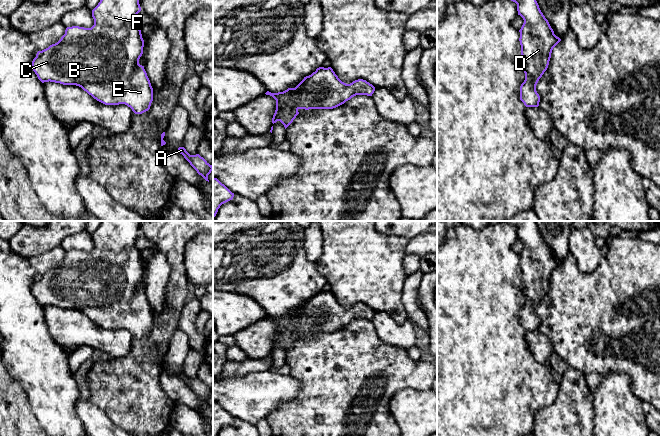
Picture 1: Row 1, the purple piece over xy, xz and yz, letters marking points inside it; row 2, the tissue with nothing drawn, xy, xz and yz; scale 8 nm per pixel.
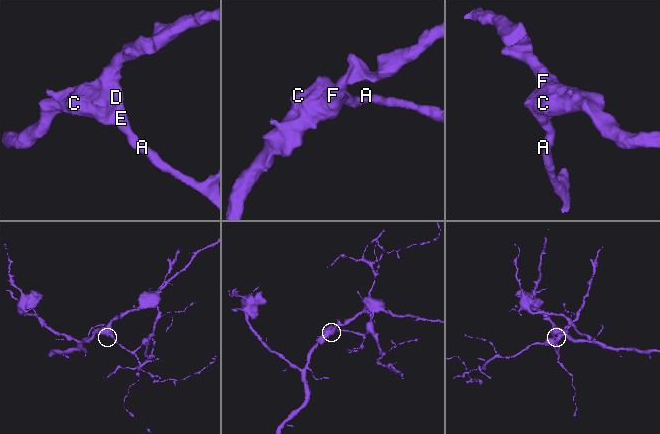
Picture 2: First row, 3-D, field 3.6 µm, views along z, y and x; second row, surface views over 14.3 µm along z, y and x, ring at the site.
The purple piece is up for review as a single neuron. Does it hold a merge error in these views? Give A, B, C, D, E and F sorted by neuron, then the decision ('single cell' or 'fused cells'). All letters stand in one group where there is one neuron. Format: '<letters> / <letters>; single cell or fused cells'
A B C D E F; single cell

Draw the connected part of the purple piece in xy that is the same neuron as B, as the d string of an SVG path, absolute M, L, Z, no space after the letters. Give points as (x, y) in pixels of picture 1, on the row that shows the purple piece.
M100 0L92 10L94 25L91 28L67 27L65 34L57 43L37 52L32 61L33 71L42 83L50 81L79 86L105 105L125 104L135 114L148 111L153 101L153 88L144 66L139 64L139 59L143 54L144 40L135 17L140 11L139 0Z

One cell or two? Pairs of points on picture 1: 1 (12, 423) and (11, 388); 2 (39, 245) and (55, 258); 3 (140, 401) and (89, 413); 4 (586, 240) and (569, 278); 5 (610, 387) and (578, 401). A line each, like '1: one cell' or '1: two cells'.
1: one cell
2: two cells
3: two cells
4: two cells
5: two cells

